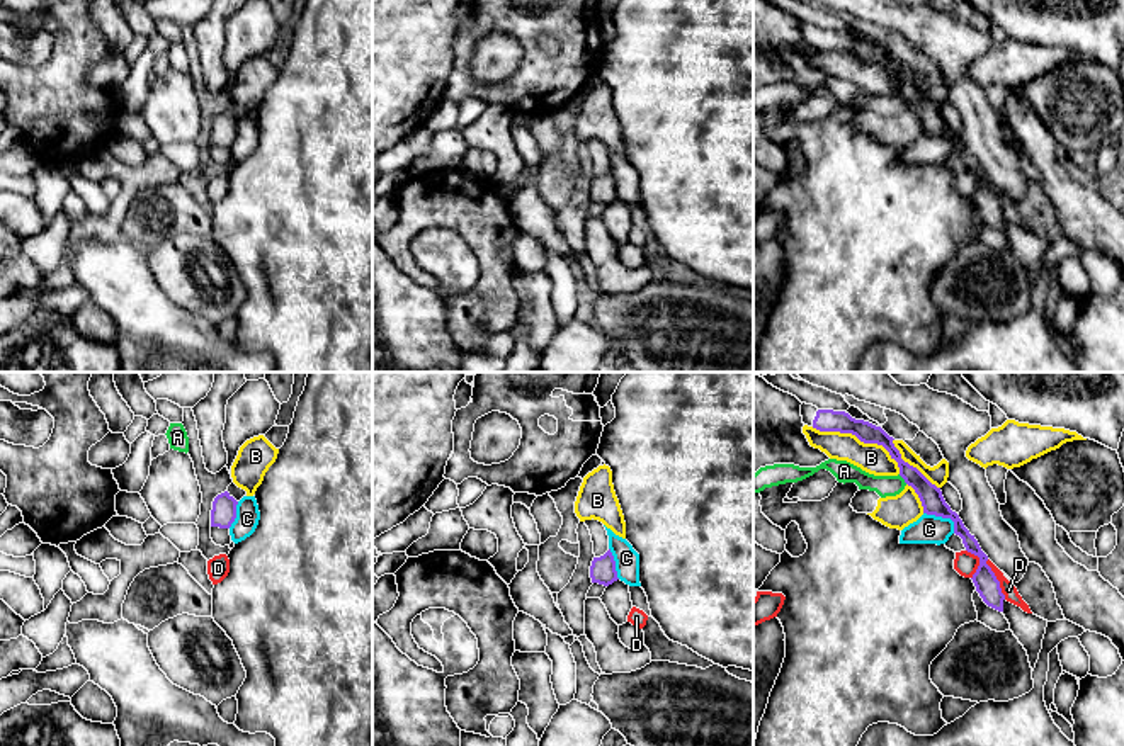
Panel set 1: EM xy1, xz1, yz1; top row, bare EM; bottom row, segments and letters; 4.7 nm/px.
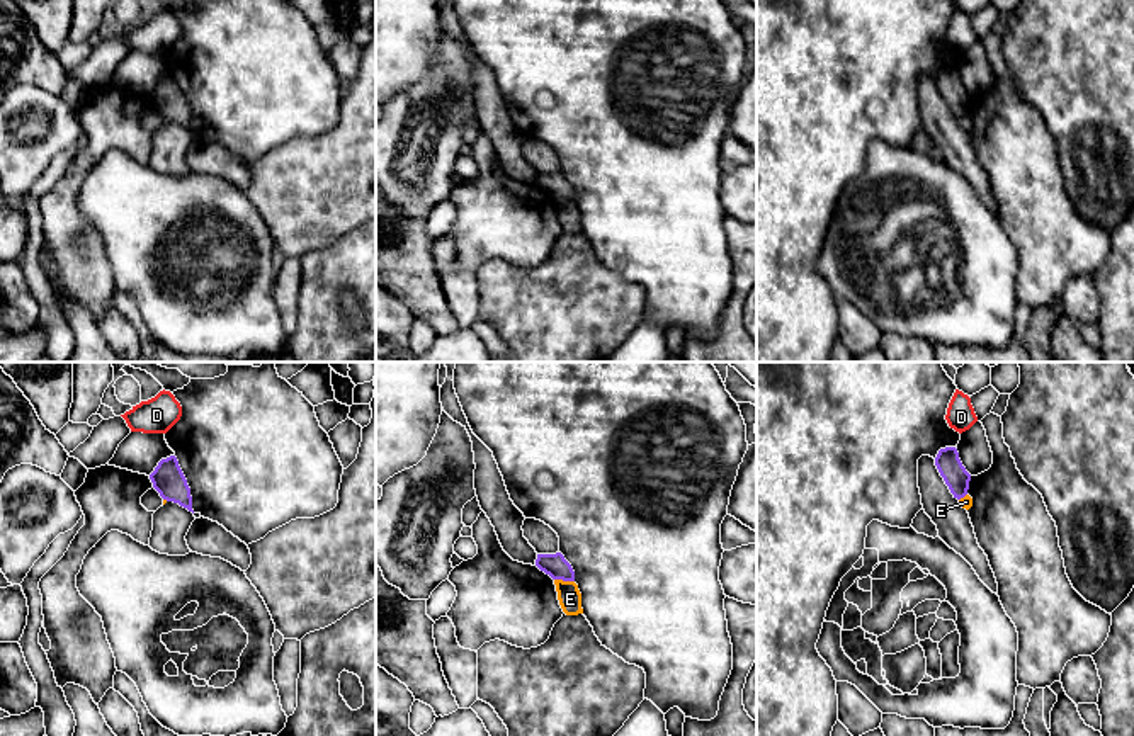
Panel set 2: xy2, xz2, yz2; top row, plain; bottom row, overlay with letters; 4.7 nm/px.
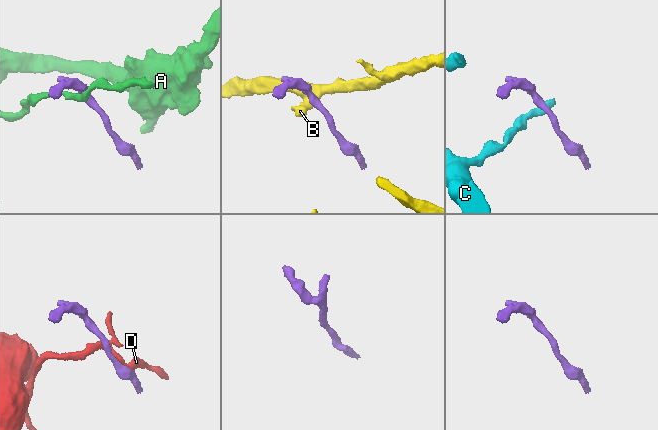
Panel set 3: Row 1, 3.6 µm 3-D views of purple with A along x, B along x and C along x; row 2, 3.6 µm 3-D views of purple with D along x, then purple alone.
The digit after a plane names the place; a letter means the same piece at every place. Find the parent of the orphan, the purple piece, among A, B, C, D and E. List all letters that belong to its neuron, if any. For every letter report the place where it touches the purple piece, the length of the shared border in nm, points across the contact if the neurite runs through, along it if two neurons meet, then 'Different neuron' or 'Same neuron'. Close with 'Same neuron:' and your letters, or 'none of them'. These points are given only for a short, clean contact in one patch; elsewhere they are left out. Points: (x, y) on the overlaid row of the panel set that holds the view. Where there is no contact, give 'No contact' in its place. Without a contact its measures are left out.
A: Touches purple at yz1 (903, 478). Shared border 60 nm. Boundary: yz1 (898, 474), (907, 483). Different neuron
B: Touches purple at yz1 (861, 440). Shared border 480 nm. Different neuron
C: Touches purple at yz1 (944, 517). Shared border 180 nm. Boundary: yz1 (924, 512), (948, 517), (953, 522), (954, 532). Different neuron
D: Touches purple at yz1 (997, 580). Shared border 220 nm. Different neuron
E: Touches purple at xz2 (565, 580). Shared border 100 nm. Path across: xz2 (556, 566), (565, 580), (570, 599). Same neuron
Same neuron: E

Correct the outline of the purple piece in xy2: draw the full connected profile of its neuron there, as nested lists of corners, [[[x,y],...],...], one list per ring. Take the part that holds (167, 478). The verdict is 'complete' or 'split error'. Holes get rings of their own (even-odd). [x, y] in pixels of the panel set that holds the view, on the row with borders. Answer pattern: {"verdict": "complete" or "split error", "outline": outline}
{"verdict": "complete", "outline": [[[175,456],[162,459],[150,479],[163,500],[179,503],[194,513],[190,488]]]}

